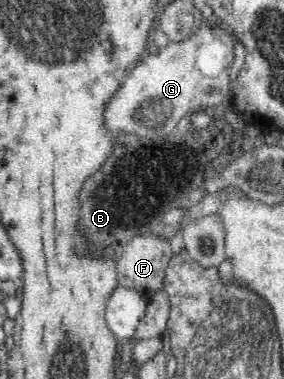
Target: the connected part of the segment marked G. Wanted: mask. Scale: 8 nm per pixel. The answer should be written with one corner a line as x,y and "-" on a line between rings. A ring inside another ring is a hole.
204,19
195,35
182,41
169,42
159,49
157,54
145,53
139,58
127,76
122,80
116,96
105,105
103,111
103,123
113,135
120,135
120,131
129,131
138,135
160,136
170,135
175,125
182,116
190,116
200,109
208,109
211,112
220,105
230,105
232,90
229,90
230,66
234,60
234,43
225,29
217,27
217,23
211,29
211,25

